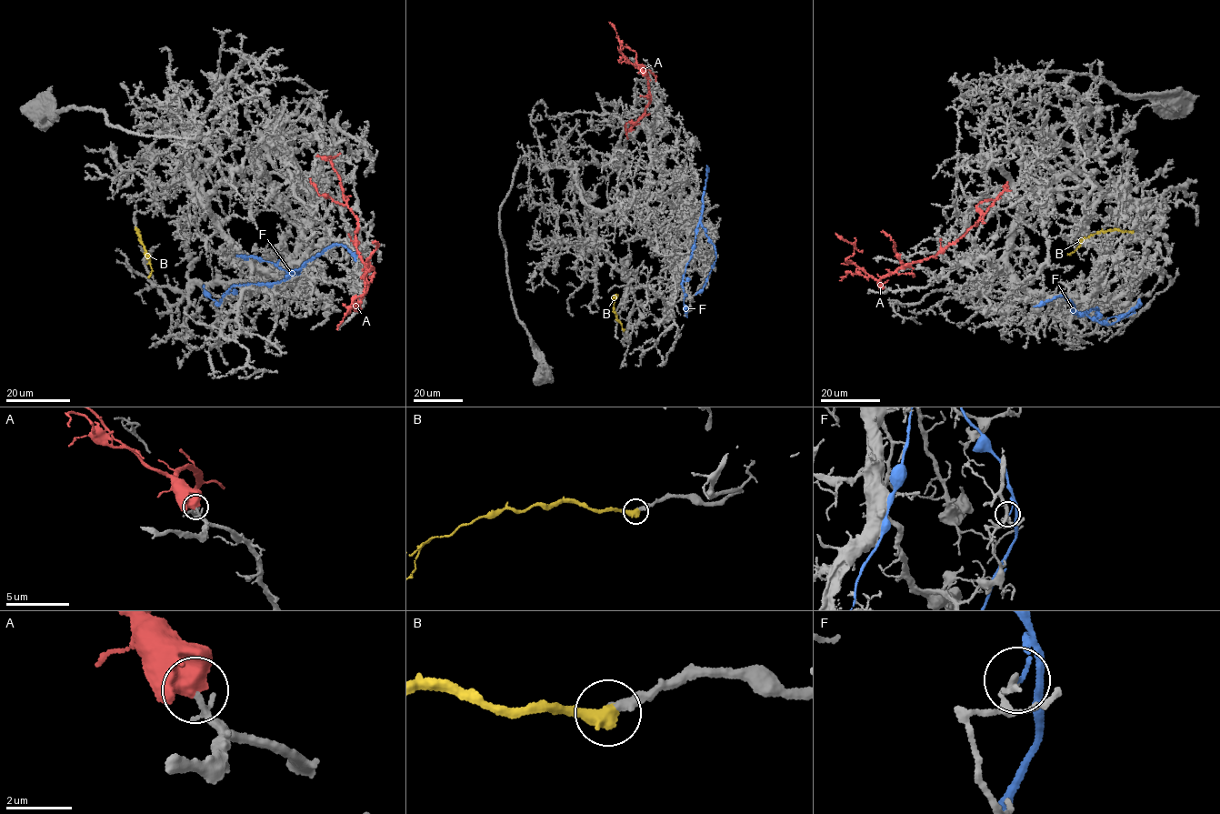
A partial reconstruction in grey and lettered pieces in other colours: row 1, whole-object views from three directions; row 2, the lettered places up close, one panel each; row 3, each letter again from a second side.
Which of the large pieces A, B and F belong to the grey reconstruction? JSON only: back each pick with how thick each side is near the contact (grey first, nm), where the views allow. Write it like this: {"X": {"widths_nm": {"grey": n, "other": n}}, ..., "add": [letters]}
{"B": {"widths_nm": {"grey": 320, "other": 500}}, "add": ["B"]}

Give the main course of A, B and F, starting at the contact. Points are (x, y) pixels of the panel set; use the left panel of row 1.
A: (357, 308), (364, 295), (366, 271), (354, 242), (357, 219), (346, 206), (330, 159), (316, 154)
B: (135, 228), (149, 256), (152, 267), (149, 277)
F: (286, 275), (299, 271), (272, 284), (234, 285), (219, 305), (204, 293), (203, 285)

